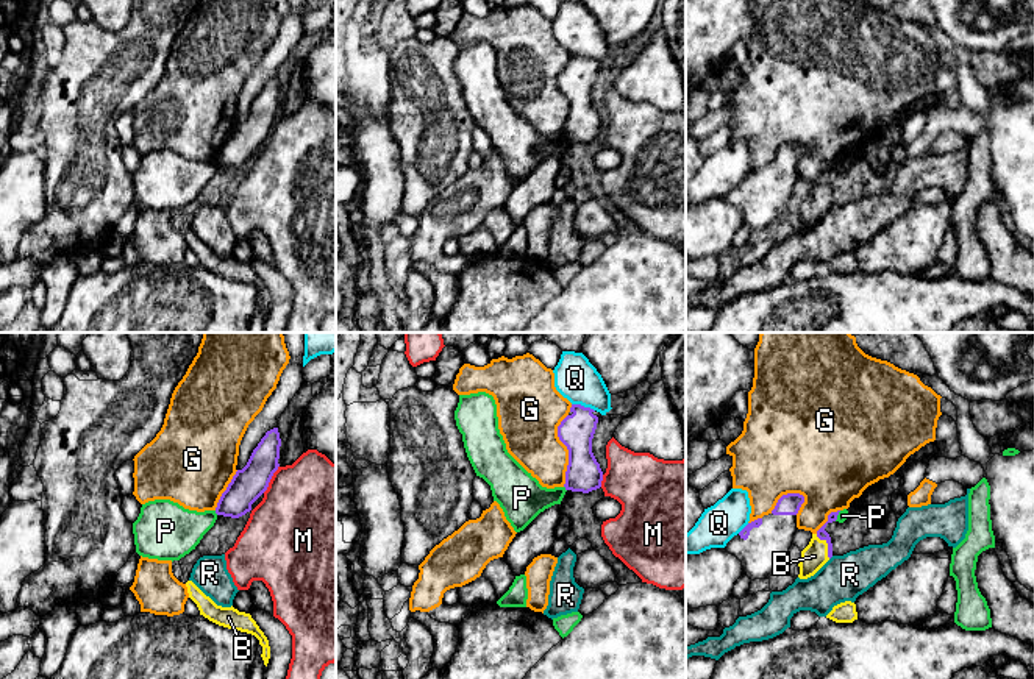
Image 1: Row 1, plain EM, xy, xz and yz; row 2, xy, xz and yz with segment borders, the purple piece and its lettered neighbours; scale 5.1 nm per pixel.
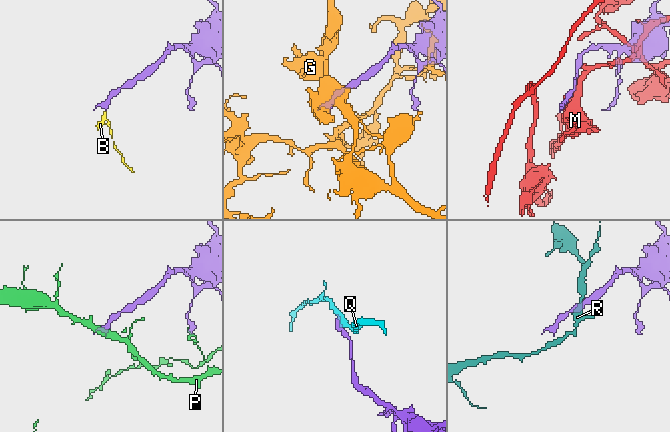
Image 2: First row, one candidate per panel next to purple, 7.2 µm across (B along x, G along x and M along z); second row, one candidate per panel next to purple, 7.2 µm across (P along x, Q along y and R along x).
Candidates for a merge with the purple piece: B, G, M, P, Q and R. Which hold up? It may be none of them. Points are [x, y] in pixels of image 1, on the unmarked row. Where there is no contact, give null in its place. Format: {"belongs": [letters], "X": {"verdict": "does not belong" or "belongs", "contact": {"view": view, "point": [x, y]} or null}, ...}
{"belongs": ["B"], "B": {"verdict": "belongs", "contact": {"view": "yz", "point": [828, 195]}}, "G": {"verdict": "does not belong", "contact": {"view": "xz", "point": [567, 99]}}, "M": {"verdict": "does not belong", "contact": {"view": "xy", "point": [270, 128]}}, "P": {"verdict": "does not belong", "contact": {"view": "xy", "point": [216, 163]}}, "Q": {"verdict": "does not belong", "contact": {"view": "xz", "point": [583, 56]}}, "R": {"verdict": "does not belong", "contact": null}}

